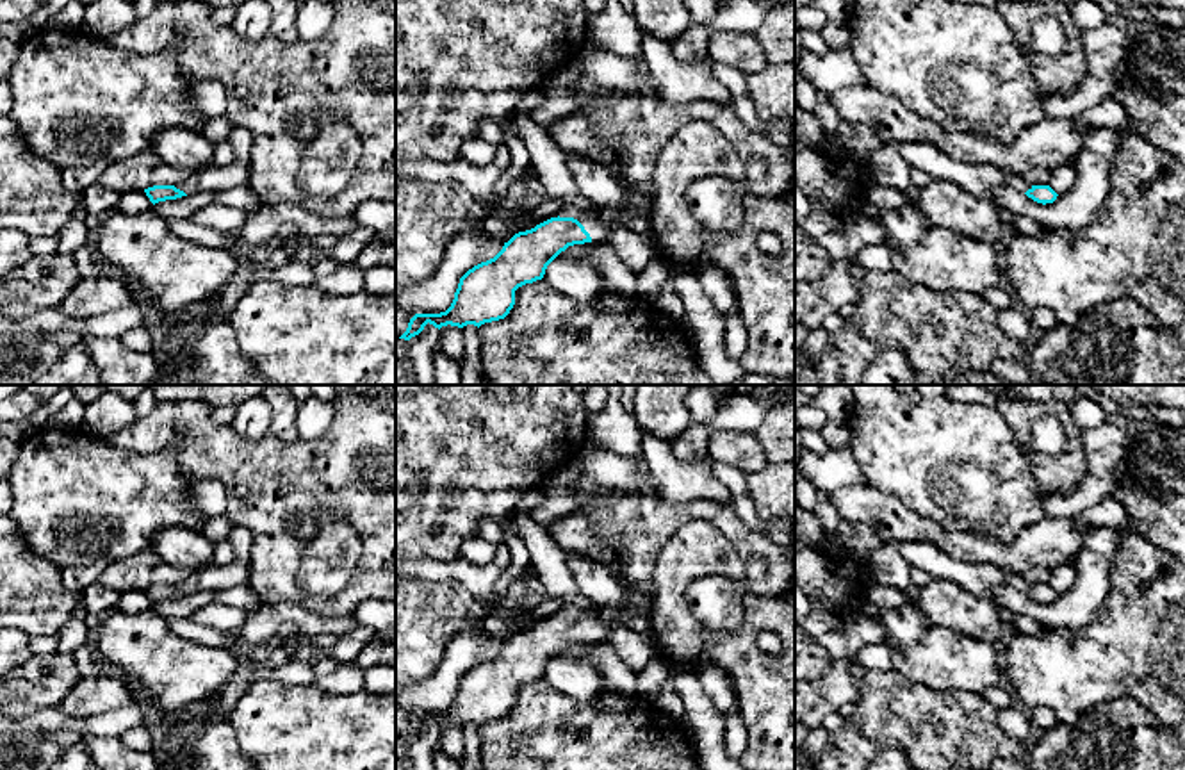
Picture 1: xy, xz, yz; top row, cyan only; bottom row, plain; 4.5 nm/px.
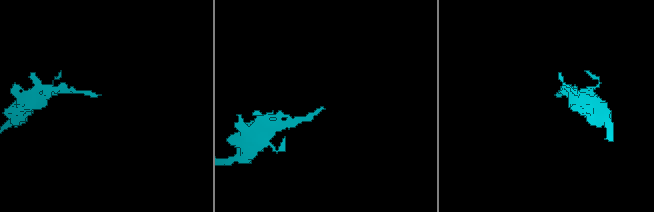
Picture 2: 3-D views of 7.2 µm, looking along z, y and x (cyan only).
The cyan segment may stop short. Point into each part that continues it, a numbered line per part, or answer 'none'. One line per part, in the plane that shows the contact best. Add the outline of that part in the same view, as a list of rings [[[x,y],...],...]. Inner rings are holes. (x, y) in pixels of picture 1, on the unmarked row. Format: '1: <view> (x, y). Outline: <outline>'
1: xz (603, 621). Outline: [[[622,583],[625,601],[629,608],[625,611],[617,611],[613,608],[595,606],[595,611],[581,608],[563,608],[560,617],[577,618],[584,629],[590,633],[592,642],[604,638],[613,627],[625,627],[636,608],[649,608],[652,595],[647,590],[638,588],[636,585]]]

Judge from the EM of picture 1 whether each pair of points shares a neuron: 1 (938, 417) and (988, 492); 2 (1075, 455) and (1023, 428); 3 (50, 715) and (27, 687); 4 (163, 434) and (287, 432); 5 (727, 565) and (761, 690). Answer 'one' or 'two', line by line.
1: one
2: one
3: two
4: two
5: one

